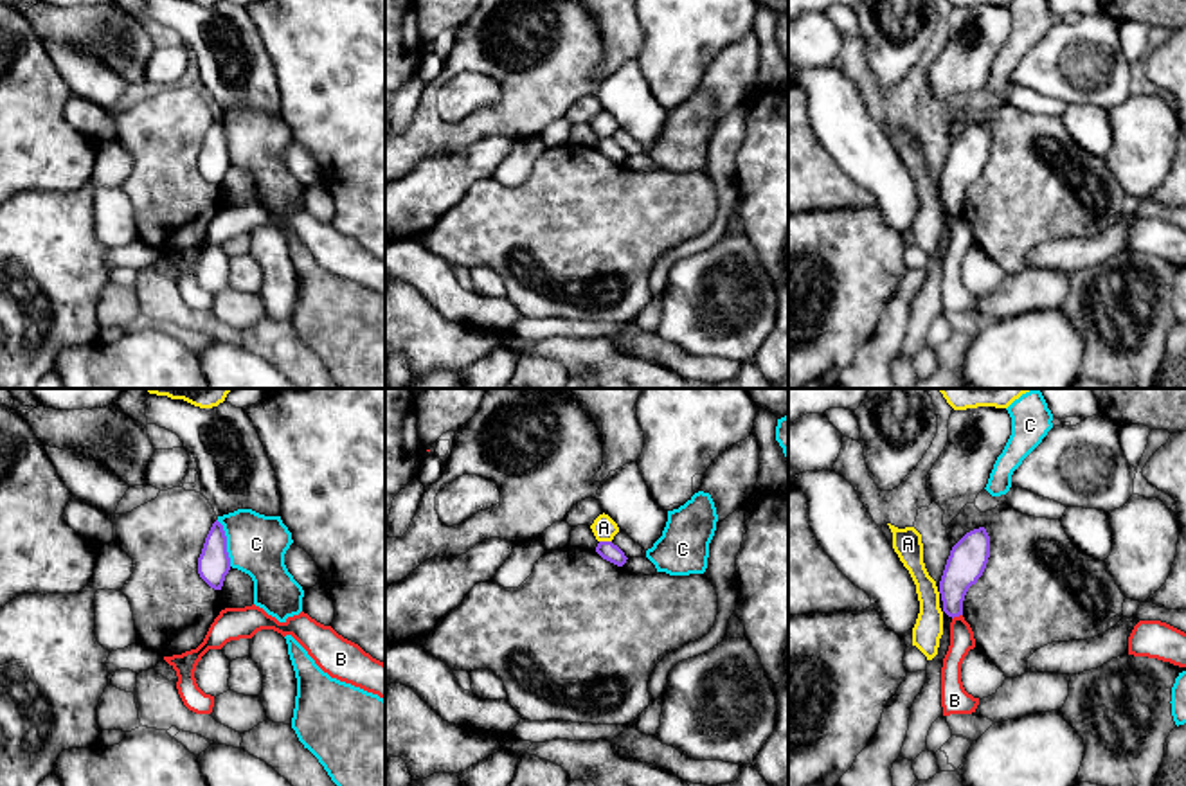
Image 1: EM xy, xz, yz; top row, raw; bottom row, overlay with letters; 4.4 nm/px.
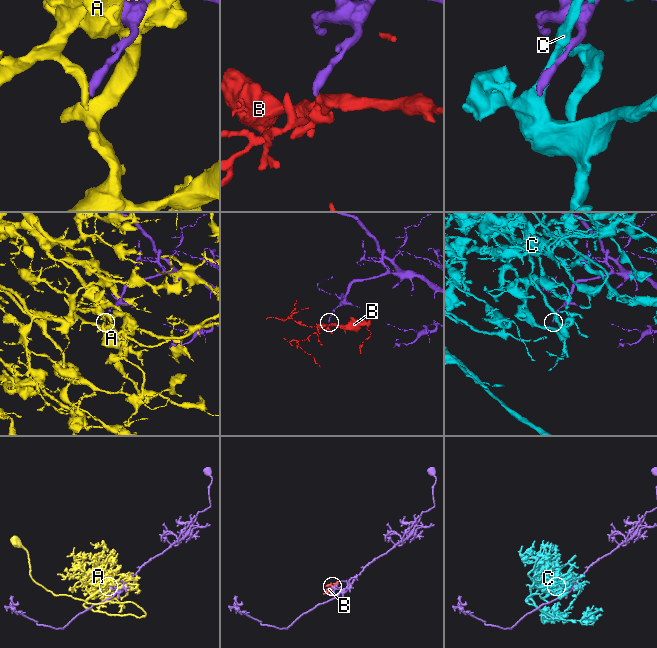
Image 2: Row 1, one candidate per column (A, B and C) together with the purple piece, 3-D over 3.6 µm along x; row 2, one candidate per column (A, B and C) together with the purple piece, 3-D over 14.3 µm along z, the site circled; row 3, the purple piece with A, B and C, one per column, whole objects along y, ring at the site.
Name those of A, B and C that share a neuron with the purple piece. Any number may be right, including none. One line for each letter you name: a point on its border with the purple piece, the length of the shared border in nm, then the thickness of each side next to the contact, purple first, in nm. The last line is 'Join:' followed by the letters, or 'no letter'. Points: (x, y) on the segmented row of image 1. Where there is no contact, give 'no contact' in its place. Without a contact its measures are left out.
Join: no letter

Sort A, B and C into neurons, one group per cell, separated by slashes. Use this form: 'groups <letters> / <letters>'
groups A / B / C

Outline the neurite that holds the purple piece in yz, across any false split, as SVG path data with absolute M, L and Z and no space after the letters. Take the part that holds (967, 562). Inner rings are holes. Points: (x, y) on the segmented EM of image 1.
M984 527L966 532L950 550L939 594L948 617L963 615L963 601L972 585L983 576L990 558L990 536Z

